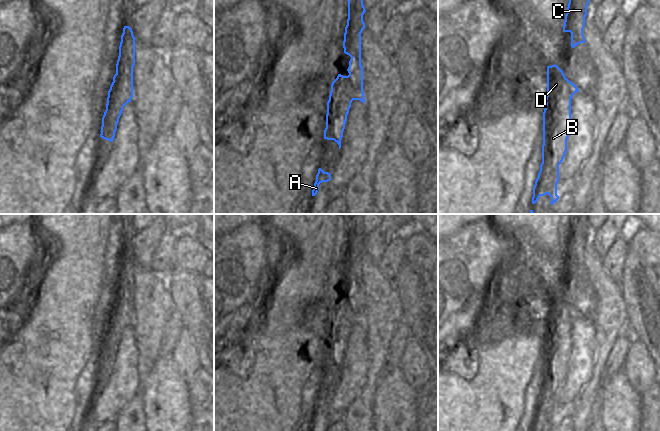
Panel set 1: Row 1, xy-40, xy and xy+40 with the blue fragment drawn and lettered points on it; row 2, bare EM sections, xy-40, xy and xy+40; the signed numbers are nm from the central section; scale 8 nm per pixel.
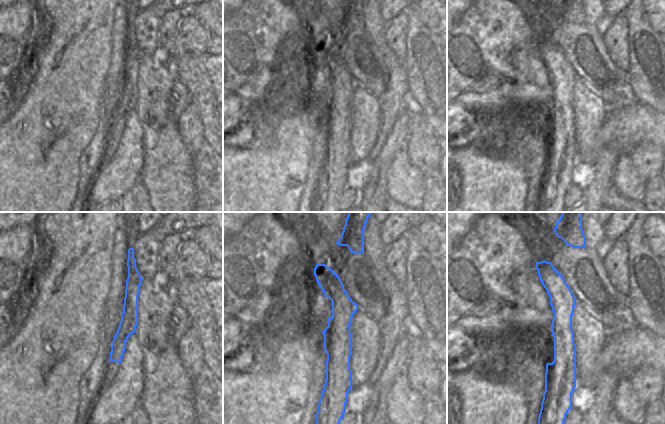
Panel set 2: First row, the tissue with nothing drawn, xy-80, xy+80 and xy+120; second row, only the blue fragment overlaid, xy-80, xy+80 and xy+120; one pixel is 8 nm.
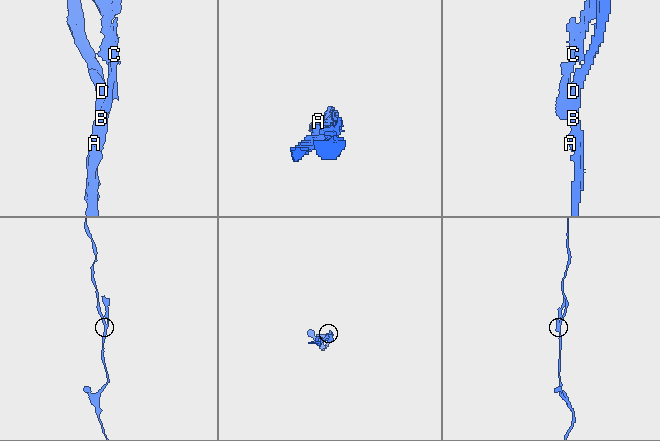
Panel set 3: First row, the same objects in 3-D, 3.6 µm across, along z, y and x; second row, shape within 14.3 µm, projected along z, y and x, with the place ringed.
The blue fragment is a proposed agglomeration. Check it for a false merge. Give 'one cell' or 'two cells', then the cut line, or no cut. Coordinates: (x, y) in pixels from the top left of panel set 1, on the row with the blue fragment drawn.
two cells; cut xy-40 (116, 72), (120, 77), (120, 88), (115, 103), (106, 108)

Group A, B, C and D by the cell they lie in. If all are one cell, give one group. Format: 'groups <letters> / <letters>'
groups A B D / C

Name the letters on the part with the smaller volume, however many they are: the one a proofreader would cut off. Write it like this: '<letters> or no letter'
C

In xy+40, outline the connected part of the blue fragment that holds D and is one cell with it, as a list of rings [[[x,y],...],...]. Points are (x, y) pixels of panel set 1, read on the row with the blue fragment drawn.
[[[557,65],[547,66],[542,163],[533,187],[532,204],[546,194],[551,197],[551,205],[559,199],[559,165],[567,151],[567,139],[571,129],[571,99],[576,92],[579,92],[577,86],[565,77]]]

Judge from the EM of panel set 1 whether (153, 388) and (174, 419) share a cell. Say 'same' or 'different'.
same

